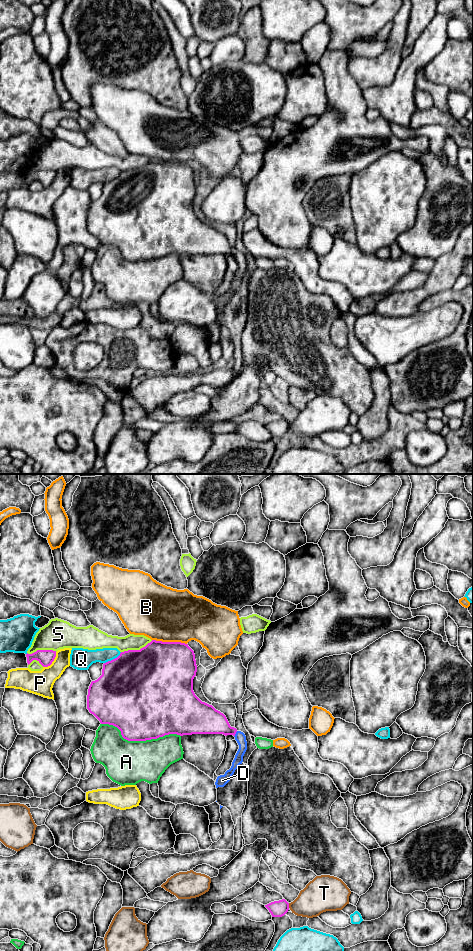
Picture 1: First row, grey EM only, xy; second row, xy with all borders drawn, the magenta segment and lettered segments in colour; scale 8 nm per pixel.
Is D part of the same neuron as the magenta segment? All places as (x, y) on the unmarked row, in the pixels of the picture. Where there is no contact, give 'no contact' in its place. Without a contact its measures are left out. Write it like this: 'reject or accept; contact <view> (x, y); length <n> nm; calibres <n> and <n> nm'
accept; contact xy (235, 253); length 50 nm; calibres 220 and 90 nm

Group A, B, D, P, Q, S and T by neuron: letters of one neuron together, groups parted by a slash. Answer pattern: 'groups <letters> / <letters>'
groups A / B / D / P / Q / S / T

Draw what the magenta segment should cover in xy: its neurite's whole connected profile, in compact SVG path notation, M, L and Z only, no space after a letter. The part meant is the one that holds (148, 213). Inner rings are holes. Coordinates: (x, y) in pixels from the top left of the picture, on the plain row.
M152 160L140 170L121 172L117 178L103 184L102 195L89 206L87 229L101 244L117 247L128 261L146 261L169 254L233 255L239 269L231 288L215 302L216 308L224 307L243 282L246 256L231 247L223 233L195 215L193 199L196 192L195 174L188 164Z

